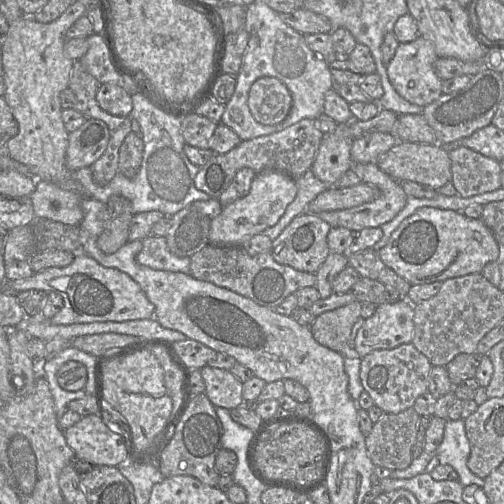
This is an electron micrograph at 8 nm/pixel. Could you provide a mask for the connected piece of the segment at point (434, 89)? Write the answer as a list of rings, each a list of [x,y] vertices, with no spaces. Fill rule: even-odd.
[[[421,35],[411,42],[400,43],[386,66],[394,90],[408,102],[421,107],[437,100],[442,95],[442,80],[434,70],[434,63],[438,58],[433,43]]]

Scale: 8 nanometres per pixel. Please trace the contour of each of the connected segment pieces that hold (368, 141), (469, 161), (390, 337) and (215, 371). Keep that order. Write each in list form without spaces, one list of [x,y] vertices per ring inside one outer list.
[[[373,132],[355,139],[351,146],[353,163],[377,163],[378,158],[398,142],[392,133]]]
[[[461,144],[448,149],[451,162],[451,183],[463,198],[495,191],[501,188],[502,166]]]
[[[406,299],[378,305],[374,314],[364,320],[354,340],[354,349],[363,358],[375,350],[390,350],[412,342],[414,333],[414,306]]]
[[[207,365],[200,369],[200,373],[205,383],[205,395],[215,407],[231,410],[244,402],[243,382],[229,370]]]

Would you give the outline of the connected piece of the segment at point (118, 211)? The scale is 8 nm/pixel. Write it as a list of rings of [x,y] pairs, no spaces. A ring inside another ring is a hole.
[[[113,195],[107,202],[108,221],[97,240],[99,249],[106,255],[119,250],[128,242],[129,228],[134,216],[131,202],[120,195]]]

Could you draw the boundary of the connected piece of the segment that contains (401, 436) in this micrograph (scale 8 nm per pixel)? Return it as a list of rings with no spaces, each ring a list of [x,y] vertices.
[[[412,407],[398,414],[384,413],[365,437],[367,454],[372,463],[389,470],[407,468],[412,462],[411,450],[416,441],[419,420],[420,416]]]

